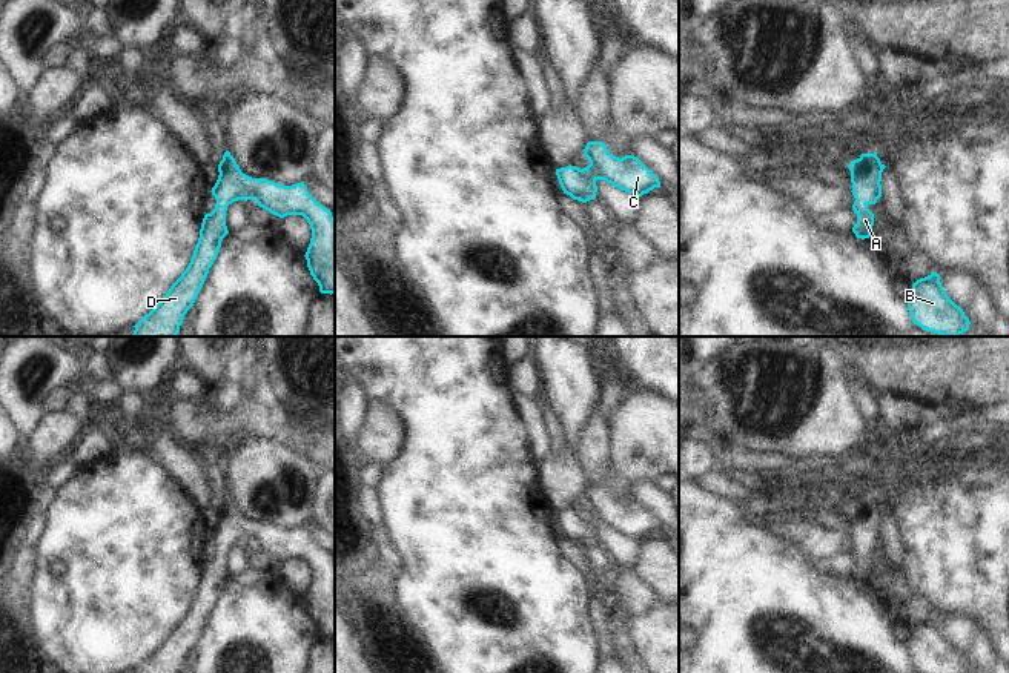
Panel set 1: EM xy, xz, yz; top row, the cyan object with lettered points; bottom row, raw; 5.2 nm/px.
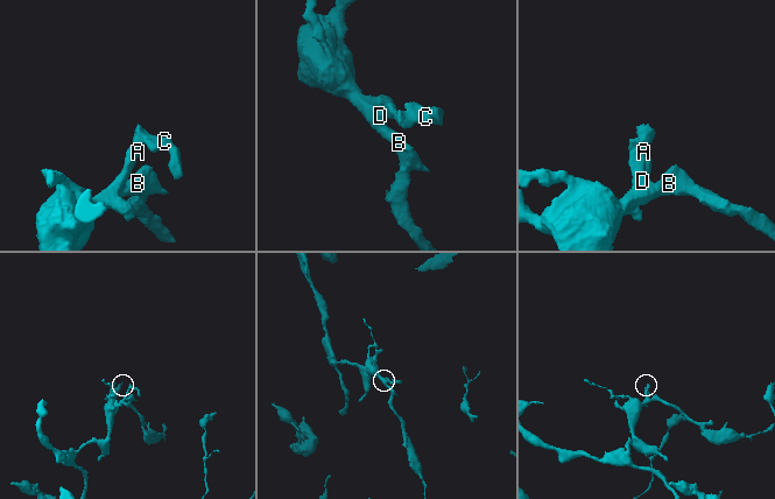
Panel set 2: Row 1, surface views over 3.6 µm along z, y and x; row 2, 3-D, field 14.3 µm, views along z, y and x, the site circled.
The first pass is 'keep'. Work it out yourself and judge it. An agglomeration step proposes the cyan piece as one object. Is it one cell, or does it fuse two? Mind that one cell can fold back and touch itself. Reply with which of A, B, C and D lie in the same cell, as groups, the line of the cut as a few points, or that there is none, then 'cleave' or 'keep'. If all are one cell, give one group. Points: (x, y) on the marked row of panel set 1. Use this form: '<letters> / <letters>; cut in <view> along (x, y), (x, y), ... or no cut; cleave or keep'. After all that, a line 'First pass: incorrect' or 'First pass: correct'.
A B C D; no cut; keep
First pass: correct

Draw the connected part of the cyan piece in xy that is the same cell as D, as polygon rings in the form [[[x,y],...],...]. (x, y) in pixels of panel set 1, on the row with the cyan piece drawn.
[[[229,151],[218,164],[218,180],[212,187],[215,209],[206,214],[189,266],[170,286],[163,300],[134,327],[132,336],[177,336],[187,310],[194,306],[218,257],[221,241],[229,234],[227,206],[238,200],[255,200],[260,207],[284,218],[303,215],[312,229],[306,252],[310,275],[321,293],[335,293],[335,218],[330,209],[319,204],[304,181],[284,186],[266,178],[252,178],[241,172]]]

